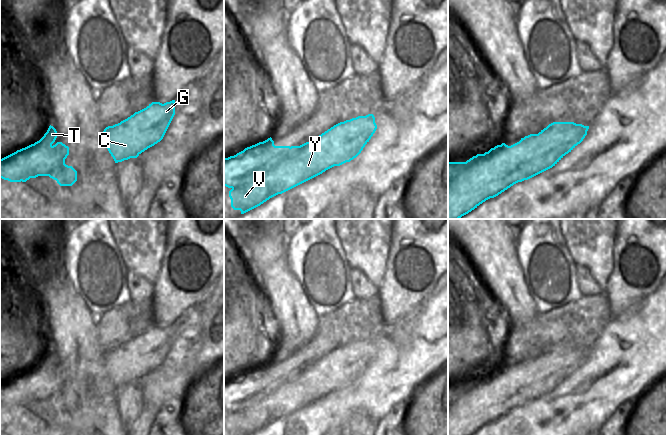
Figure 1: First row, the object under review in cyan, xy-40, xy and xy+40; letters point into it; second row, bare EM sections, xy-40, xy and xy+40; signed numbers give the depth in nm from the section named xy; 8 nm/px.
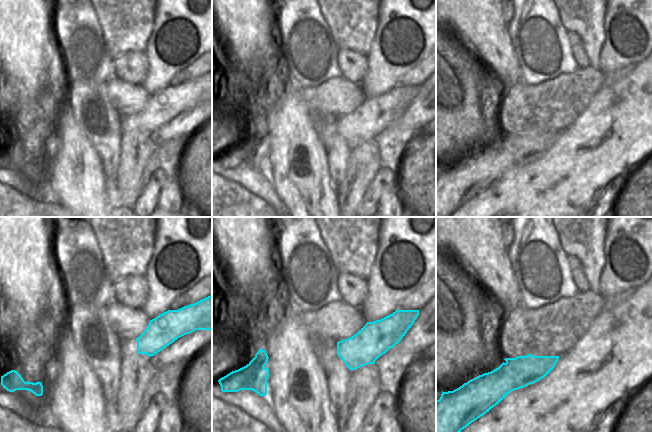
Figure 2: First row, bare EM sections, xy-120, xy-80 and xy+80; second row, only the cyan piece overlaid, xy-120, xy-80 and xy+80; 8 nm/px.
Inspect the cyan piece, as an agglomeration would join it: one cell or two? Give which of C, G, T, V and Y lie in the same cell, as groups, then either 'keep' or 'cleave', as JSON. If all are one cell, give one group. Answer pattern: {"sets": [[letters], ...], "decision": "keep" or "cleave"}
{"sets": [["C", "G", "V", "Y"], ["T"]], "decision": "cleave"}

